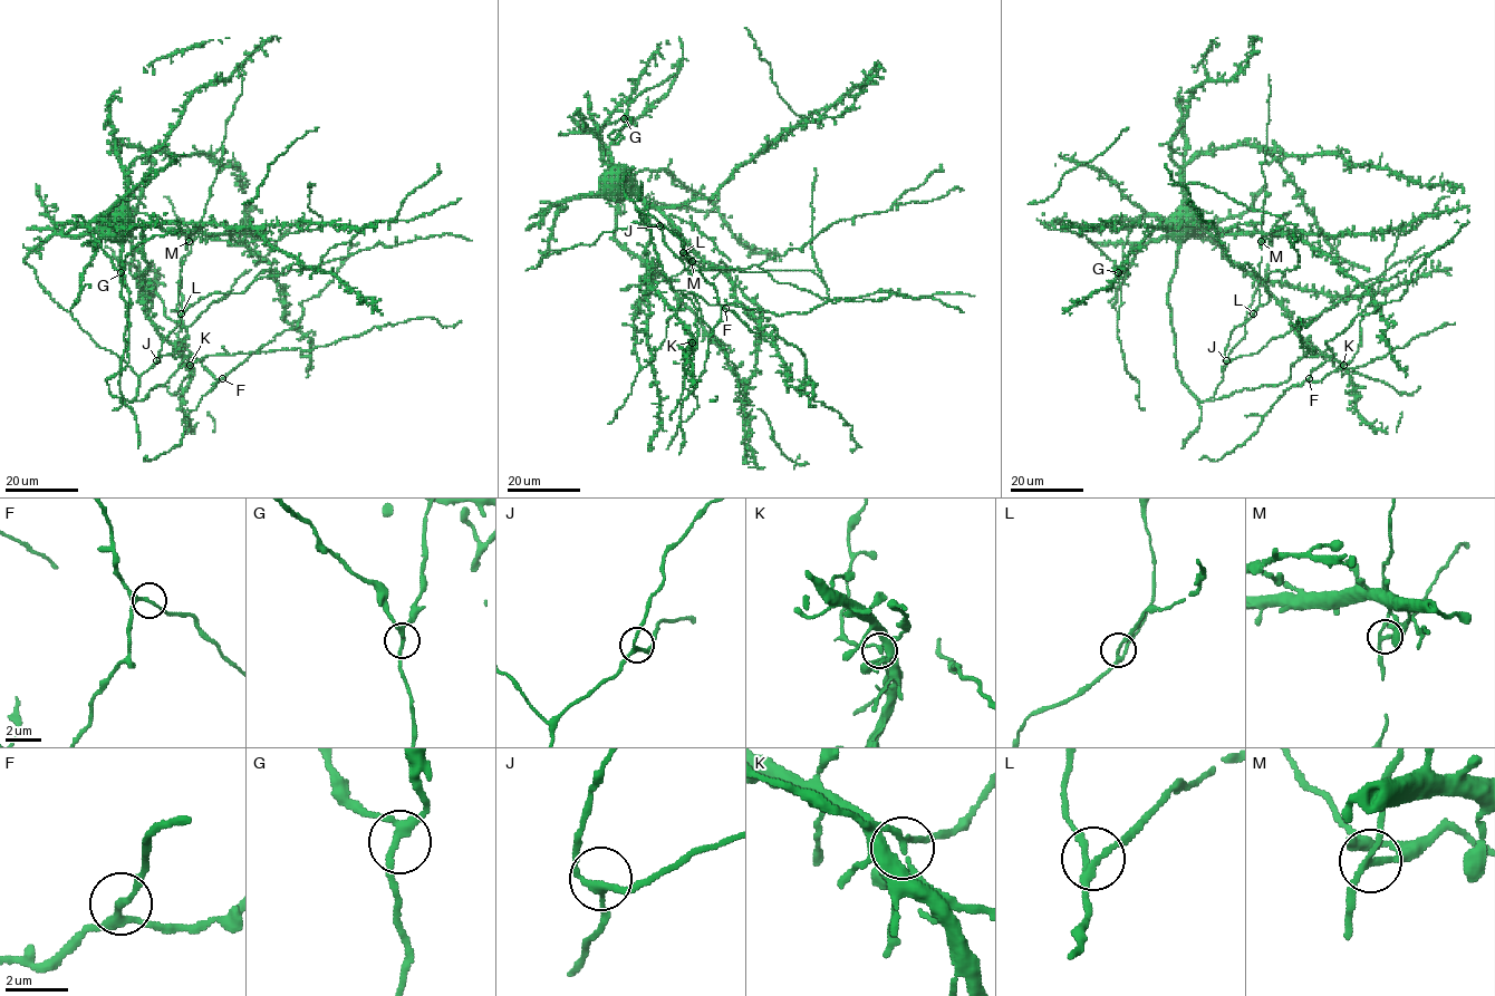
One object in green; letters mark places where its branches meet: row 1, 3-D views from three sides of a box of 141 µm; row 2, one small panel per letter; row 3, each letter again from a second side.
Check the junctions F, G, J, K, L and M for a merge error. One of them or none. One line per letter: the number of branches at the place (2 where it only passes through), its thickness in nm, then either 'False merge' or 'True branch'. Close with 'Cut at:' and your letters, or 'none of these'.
F: Branches: 3. Thickness 160 nm. True branch
G: Branches: 3. Thickness 200 nm. True branch
J: Branches: 3. Thickness 200 nm. True branch
K: Branches: 3. Thickness 160 nm. True branch
L: Branches: 3. Thickness 190 nm. True branch
M: Branches: 3. Thickness 170 nm. False merge
Cut at: M

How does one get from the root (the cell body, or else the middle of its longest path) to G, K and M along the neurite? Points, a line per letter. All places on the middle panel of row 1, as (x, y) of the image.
G: (617, 173), (605, 161), (598, 127), (624, 118)
K: (617, 173), (645, 205), (645, 226), (649, 231), (646, 251), (647, 282), (675, 311), (690, 331), (692, 342)
M: (617, 173), (673, 225), (710, 266), (704, 268), (691, 261)

